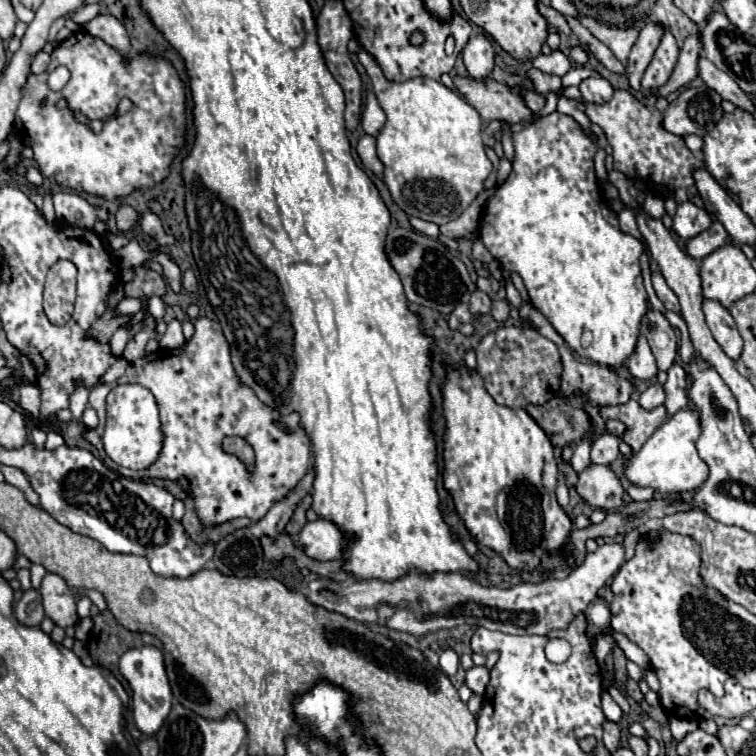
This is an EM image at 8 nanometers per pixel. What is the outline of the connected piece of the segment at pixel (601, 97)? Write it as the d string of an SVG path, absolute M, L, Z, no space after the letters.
M590 77L590 79L582 81L578 89L580 89L584 101L596 103L596 105L608 103L608 101L612 99L612 95L614 95L612 85L610 85L608 79L604 79L604 77Z

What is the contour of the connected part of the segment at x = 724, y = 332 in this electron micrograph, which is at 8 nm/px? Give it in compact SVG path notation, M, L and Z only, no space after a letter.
M704 299L704 315L706 315L706 323L714 335L714 339L718 341L718 345L722 347L722 351L732 359L740 359L742 353L742 337L736 329L736 323L730 315L728 309L724 309L720 303L716 301L708 301Z

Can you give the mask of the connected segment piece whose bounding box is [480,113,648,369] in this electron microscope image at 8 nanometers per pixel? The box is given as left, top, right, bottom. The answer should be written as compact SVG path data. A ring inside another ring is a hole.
M560 113L540 117L540 121L514 133L512 139L512 173L488 201L488 219L480 223L480 239L502 269L520 273L532 305L552 323L570 351L598 365L618 369L636 351L640 321L648 309L638 265L644 247L638 239L622 233L616 213L604 201L598 201L600 189L594 173L596 145L572 117ZM584 333L592 335L588 345L582 341Z

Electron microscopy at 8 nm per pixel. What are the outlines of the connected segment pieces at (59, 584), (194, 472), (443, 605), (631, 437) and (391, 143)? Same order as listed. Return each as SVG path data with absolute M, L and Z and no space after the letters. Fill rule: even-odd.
M48 573L42 579L40 595L42 595L42 605L44 605L46 617L50 617L58 627L76 625L76 621L78 621L76 599L74 599L72 589L64 583L62 577Z
M198 317L194 321L192 339L178 349L158 349L156 353L132 361L116 383L104 383L90 391L90 405L96 409L100 423L96 429L86 429L82 437L98 449L110 469L128 479L170 479L178 483L194 499L196 517L204 529L238 517L260 521L274 503L290 495L310 469L310 445L300 429L300 419L296 413L280 417L280 413L260 405L252 389L244 389L244 385L236 381L228 343L220 333L218 321ZM116 383L140 383L152 391L160 405L166 441L160 459L144 471L124 469L104 455L100 441L106 413L104 401ZM276 421L282 421L282 427L278 427ZM228 435L244 437L252 445L256 453L252 471L248 471L238 457L222 451L222 439Z
M618 543L602 545L594 553L588 553L584 563L576 567L566 579L548 579L542 583L518 583L510 589L498 587L482 587L474 579L462 573L434 573L432 577L420 577L420 573L408 573L400 581L392 585L384 585L384 581L352 581L352 583L336 583L330 579L316 579L308 585L308 601L316 607L324 607L328 611L336 611L348 619L356 619L362 623L378 623L396 631L406 631L412 635L428 635L438 629L452 629L458 625L480 625L486 629L496 629L508 635L546 635L554 629L566 627L576 615L584 613L590 601L596 599L598 589L620 569L624 561L624 547Z
M630 399L624 405L600 409L600 415L604 419L618 419L626 425L624 441L632 447L634 453L638 453L640 447L644 445L644 441L662 425L662 421L666 421L664 405L660 405L652 411L644 411L636 399Z
M364 49L358 51L358 59L366 67L378 103L386 113L386 123L376 137L376 149L378 159L384 165L384 183L388 185L392 199L410 217L432 221L438 225L456 219L460 211L466 209L484 191L484 181L492 171L492 163L486 157L482 143L480 115L470 103L466 103L464 97L450 91L440 81L434 81L430 77L414 77L402 83L394 83L382 75L382 69Z

